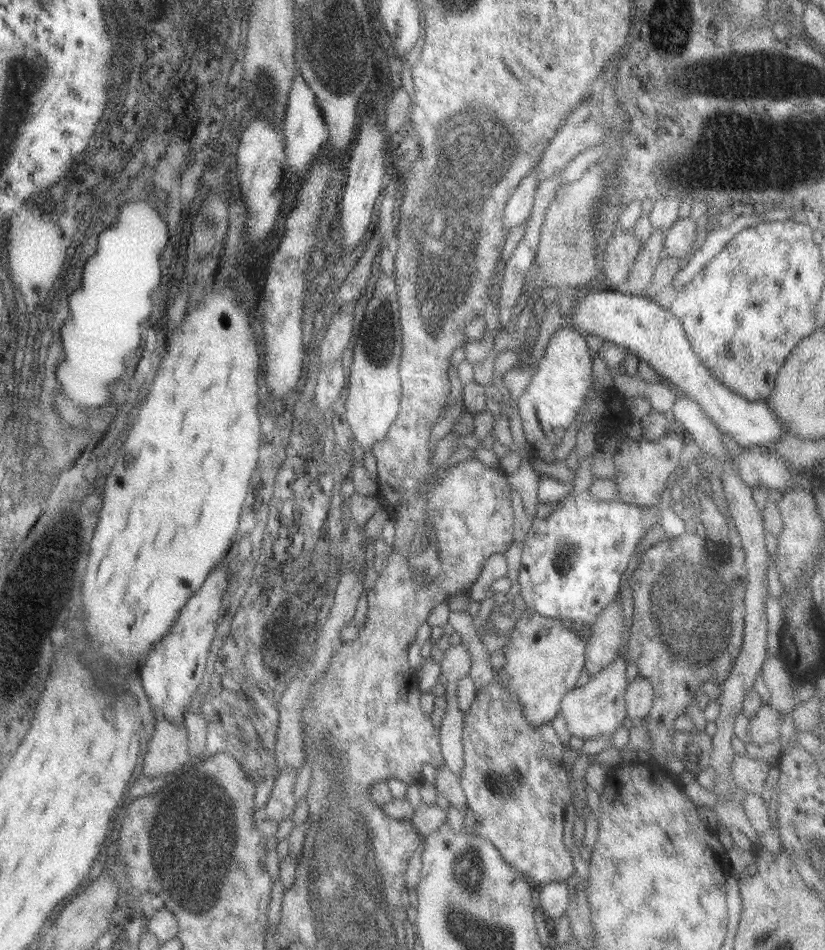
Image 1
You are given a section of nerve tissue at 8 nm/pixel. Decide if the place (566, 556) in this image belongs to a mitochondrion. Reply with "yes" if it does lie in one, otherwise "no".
yes

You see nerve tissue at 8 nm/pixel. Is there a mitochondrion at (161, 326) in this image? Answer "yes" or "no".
no

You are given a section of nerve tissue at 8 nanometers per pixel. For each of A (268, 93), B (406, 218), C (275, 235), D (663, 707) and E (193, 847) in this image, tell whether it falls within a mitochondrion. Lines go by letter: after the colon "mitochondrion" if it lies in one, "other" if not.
A: mitochondrion
B: mitochondrion
C: other
D: other
E: mitochondrion

